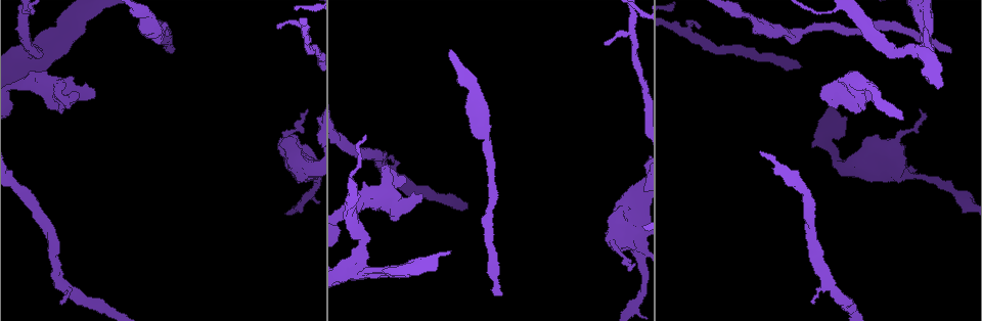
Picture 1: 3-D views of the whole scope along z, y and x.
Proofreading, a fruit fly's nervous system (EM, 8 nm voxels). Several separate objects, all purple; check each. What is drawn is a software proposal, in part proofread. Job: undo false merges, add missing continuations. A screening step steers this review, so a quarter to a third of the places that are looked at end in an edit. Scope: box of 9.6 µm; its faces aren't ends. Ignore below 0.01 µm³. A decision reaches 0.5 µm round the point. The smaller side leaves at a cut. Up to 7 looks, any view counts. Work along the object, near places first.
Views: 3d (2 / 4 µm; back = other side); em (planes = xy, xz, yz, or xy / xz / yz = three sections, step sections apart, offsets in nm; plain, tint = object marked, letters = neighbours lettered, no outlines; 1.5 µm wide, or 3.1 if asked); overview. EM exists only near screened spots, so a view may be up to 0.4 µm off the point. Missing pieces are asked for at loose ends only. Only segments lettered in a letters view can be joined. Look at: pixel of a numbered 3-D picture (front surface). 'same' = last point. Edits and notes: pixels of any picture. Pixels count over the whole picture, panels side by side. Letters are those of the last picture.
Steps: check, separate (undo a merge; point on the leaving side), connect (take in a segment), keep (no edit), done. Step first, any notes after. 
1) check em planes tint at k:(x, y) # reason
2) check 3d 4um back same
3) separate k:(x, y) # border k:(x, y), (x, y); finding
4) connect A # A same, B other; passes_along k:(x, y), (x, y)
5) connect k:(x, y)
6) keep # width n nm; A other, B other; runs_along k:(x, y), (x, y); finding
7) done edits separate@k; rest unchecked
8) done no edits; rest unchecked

check em xy step 8 plain at 1:(634, 29) # arms part here

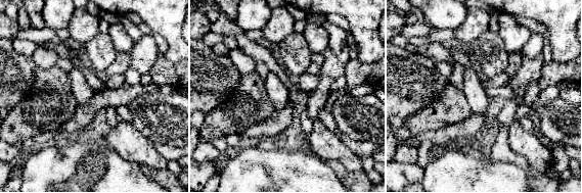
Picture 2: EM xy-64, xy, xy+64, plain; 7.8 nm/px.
check em xy step 8 letters same

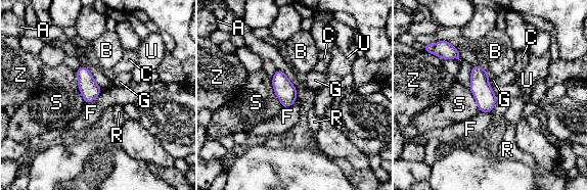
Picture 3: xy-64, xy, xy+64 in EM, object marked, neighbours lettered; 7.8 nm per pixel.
keep # width 160 nm; A other, B other, C other, F other, G other, R other, S other, U other, Z other; border 3:(101, 91), (92, 101), (85, 103); all the same neuron

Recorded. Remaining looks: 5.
check 3d 4um at 1:(39, 71) # stops while still wide

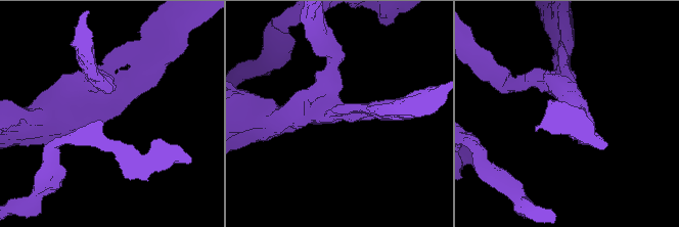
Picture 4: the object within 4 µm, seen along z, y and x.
check em xz step 8 letters at 4:(114, 115) # arms 3; arm_widths 200, 300, 340 nm

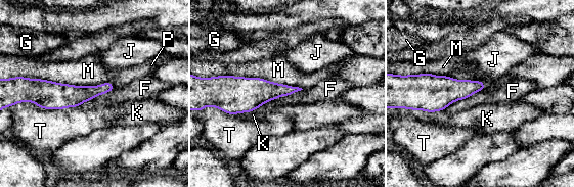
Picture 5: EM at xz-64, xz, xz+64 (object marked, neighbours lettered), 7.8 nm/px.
keep # F other, G other, J other, K other, M other, P other, T other; runs_along 5:(31, 83), (43, 93), (111, 87); none of them fits

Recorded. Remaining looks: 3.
check em planes plain at 1:(93, 95) # free end

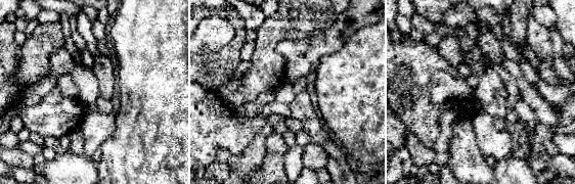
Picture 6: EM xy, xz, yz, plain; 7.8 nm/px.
check em planes letters same # what lies round it

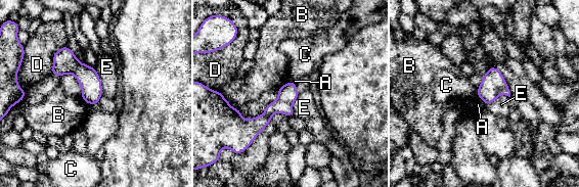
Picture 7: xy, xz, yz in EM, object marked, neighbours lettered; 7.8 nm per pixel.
keep # width 150 nm; A other, B other, C other, D other, E other; runs_along 7:(294, 88), (259, 123), (243, 123), (230, 109); no lettered segment goes on from it

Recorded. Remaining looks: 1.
done no edits; rest unchecked

